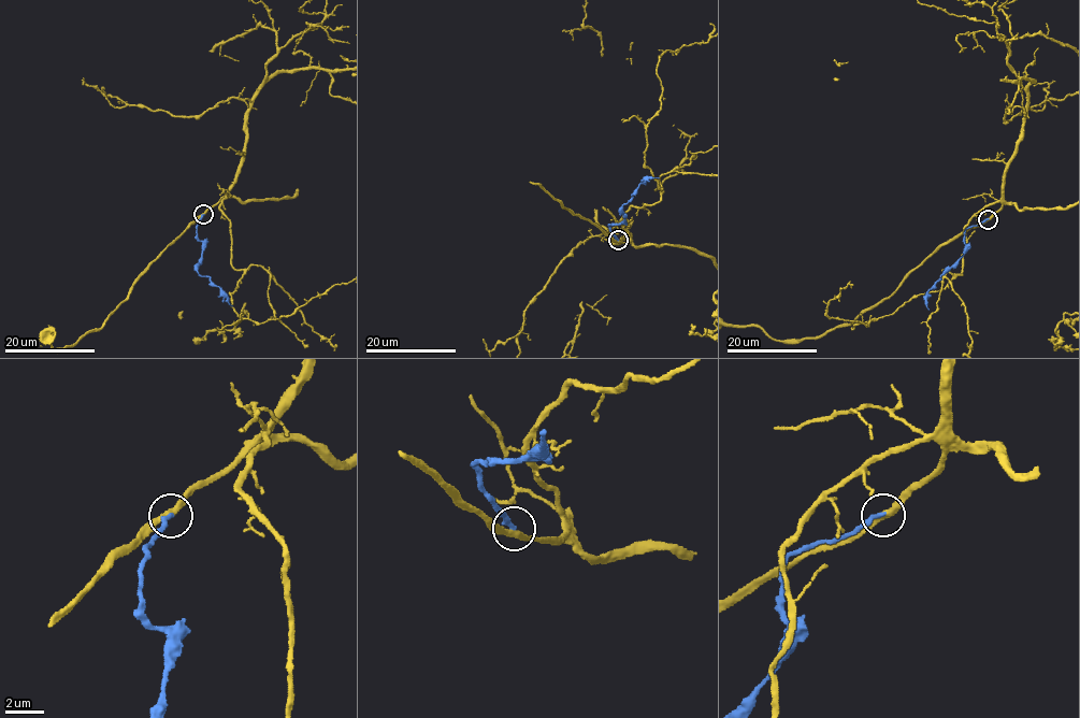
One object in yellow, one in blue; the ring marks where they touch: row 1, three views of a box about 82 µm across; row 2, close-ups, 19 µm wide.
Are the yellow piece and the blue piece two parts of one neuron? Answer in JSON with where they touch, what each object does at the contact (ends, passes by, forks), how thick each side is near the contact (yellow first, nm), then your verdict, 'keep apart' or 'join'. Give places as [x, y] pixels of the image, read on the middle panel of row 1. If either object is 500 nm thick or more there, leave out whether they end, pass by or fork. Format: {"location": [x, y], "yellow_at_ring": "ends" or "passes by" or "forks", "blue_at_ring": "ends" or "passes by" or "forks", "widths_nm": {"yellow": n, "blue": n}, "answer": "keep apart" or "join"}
{"location": [618, 240], "yellow_at_ring": "passes by", "blue_at_ring": "ends", "widths_nm": {"yellow": 320, "blue": 240}, "answer": "keep apart"}

